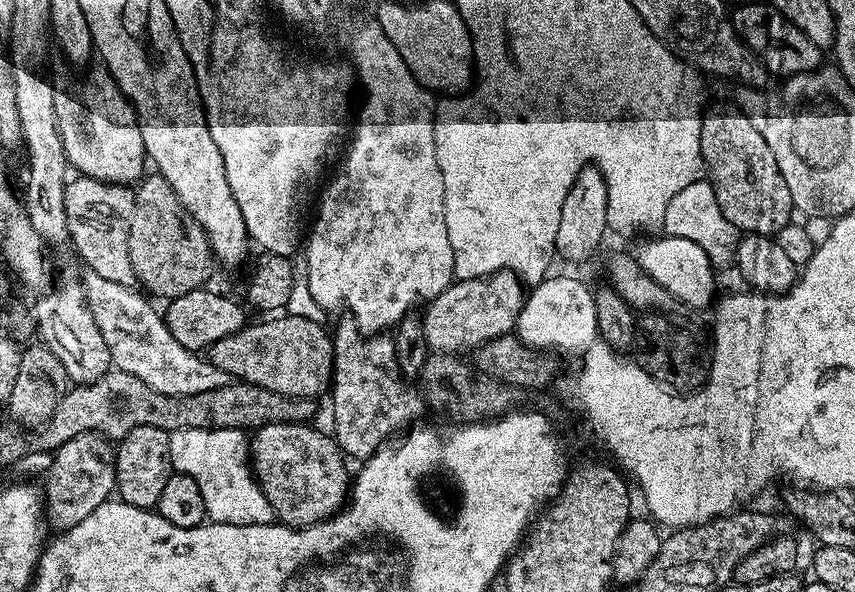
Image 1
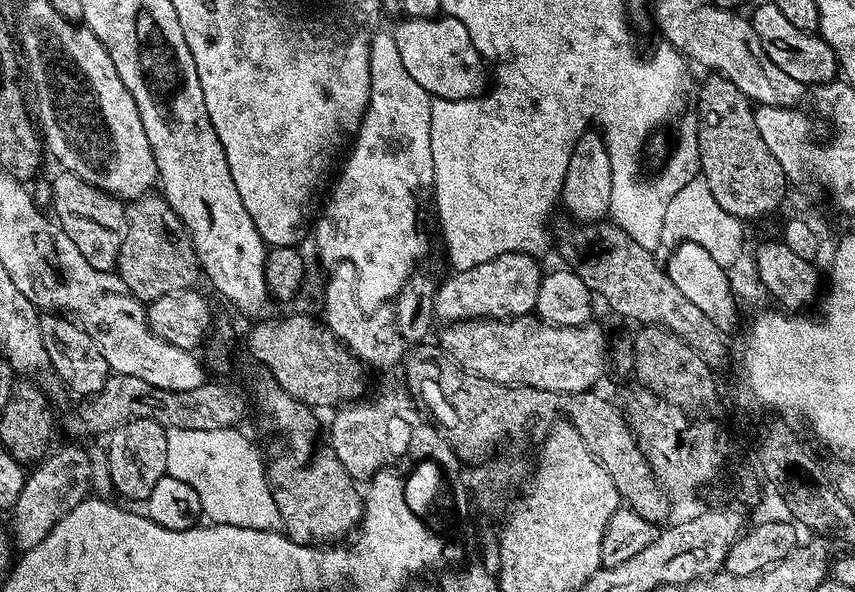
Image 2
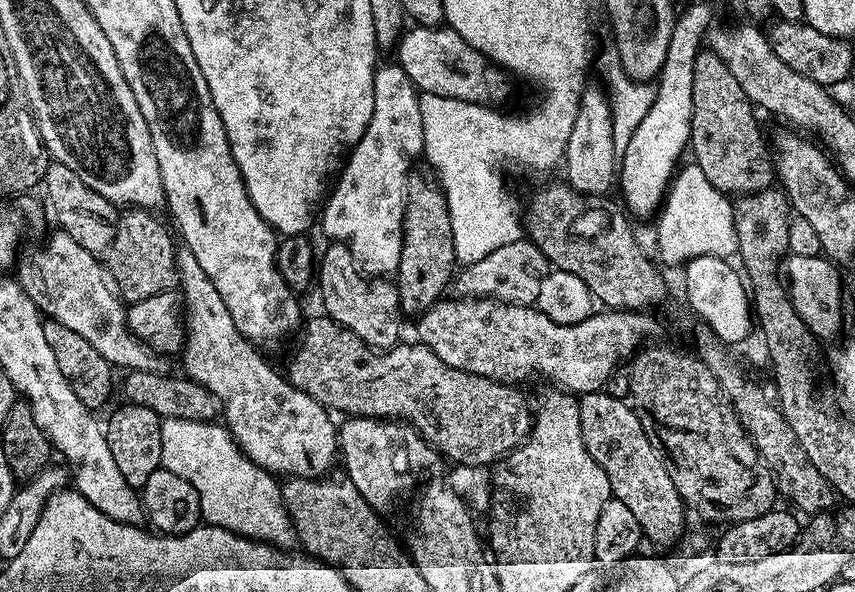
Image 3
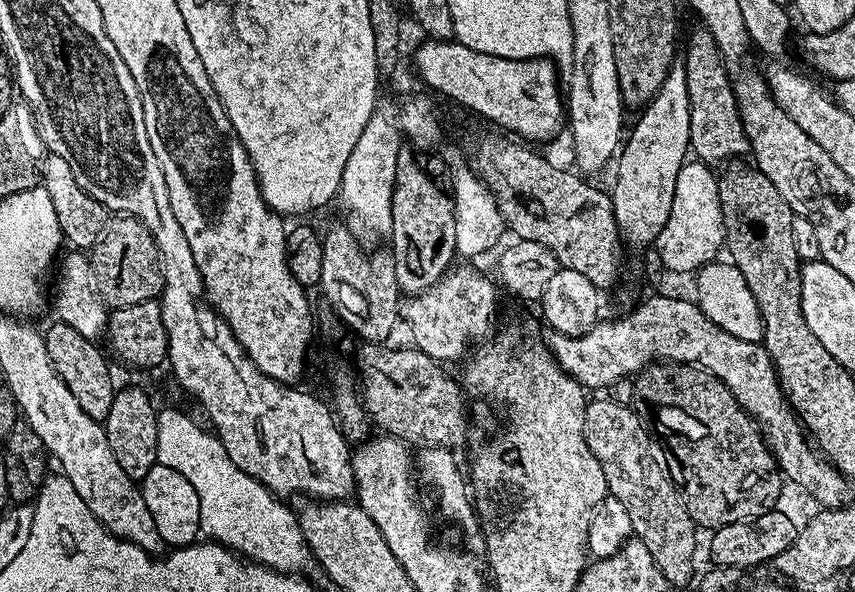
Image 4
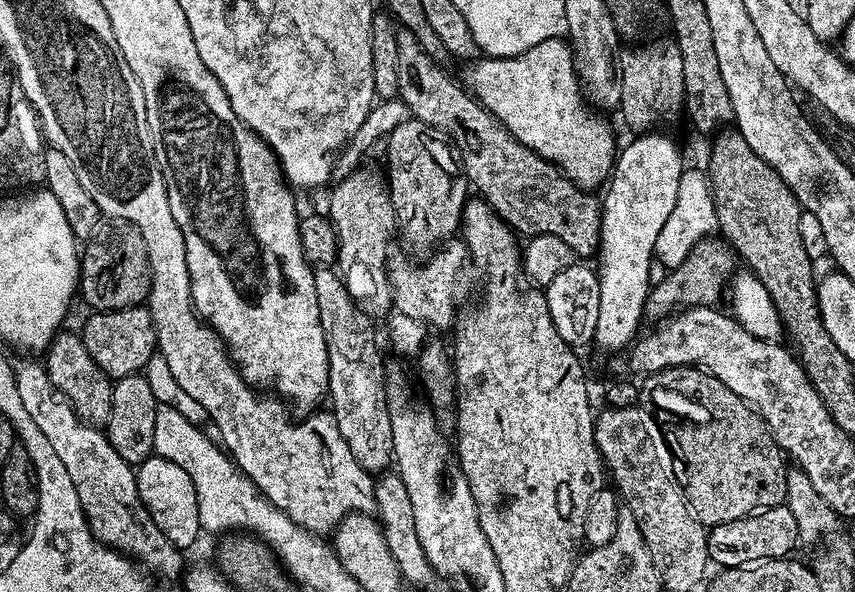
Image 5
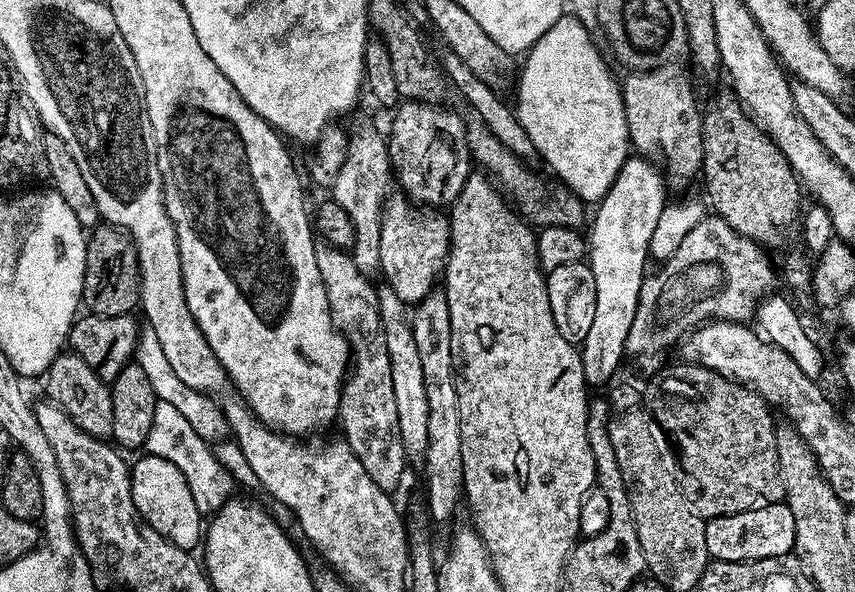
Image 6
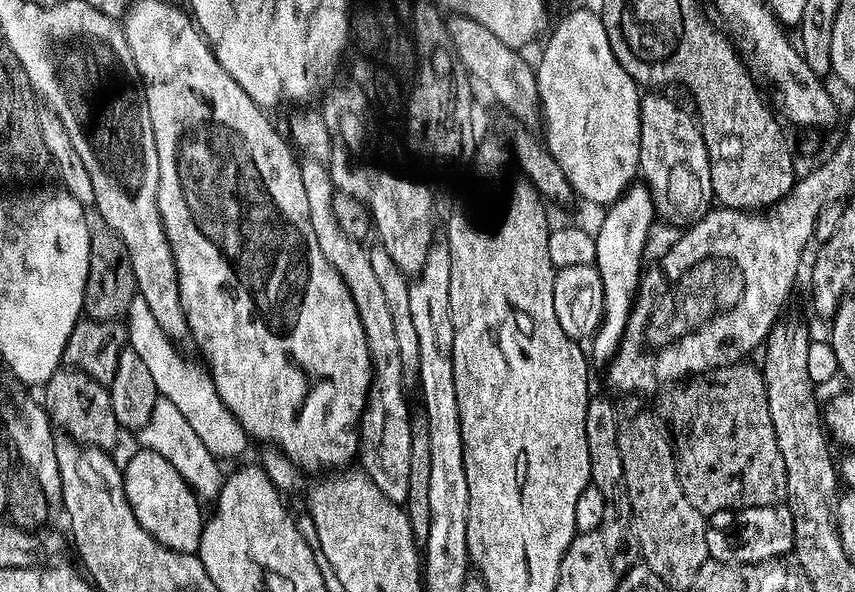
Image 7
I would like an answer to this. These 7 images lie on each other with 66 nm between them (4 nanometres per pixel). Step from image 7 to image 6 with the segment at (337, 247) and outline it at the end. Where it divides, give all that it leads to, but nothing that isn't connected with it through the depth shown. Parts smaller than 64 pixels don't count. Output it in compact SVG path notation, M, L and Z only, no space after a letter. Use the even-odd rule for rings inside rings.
M323 242L316 245L316 275L324 284L326 307L332 311L335 327L344 333L352 359L350 371L344 382L344 391L340 393L338 423L344 427L343 439L348 441L350 450L358 457L367 474L379 488L389 494L395 493L394 490L404 478L408 455L398 426L398 406L394 403L394 381L390 379L390 354L386 352L377 285L374 286L368 281L371 279L345 249L335 248Z

